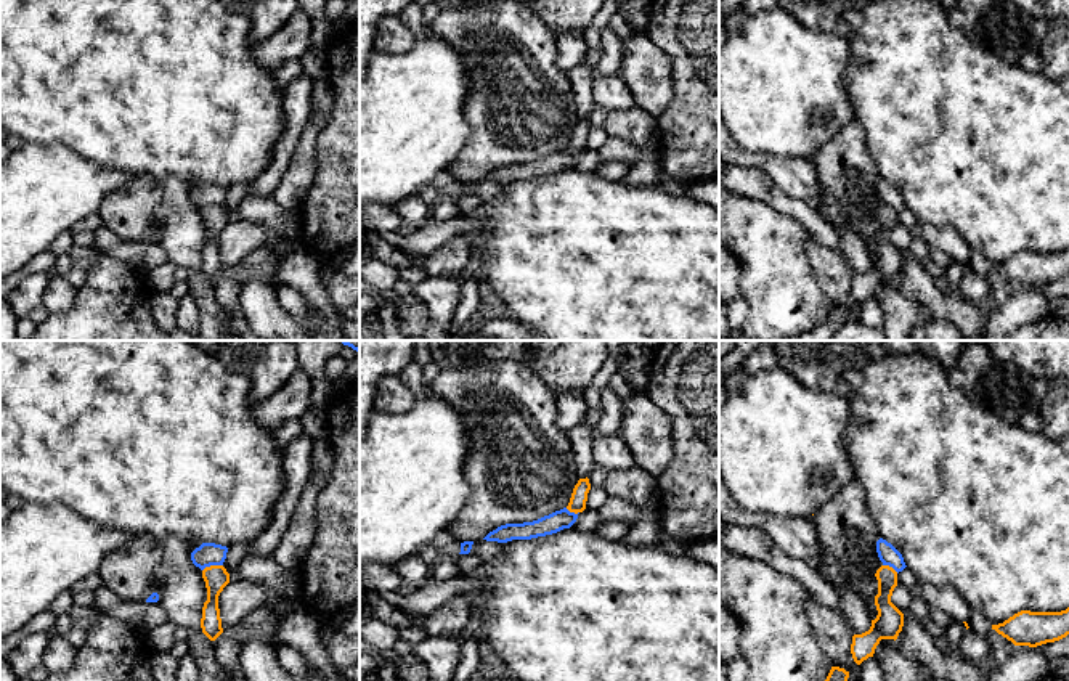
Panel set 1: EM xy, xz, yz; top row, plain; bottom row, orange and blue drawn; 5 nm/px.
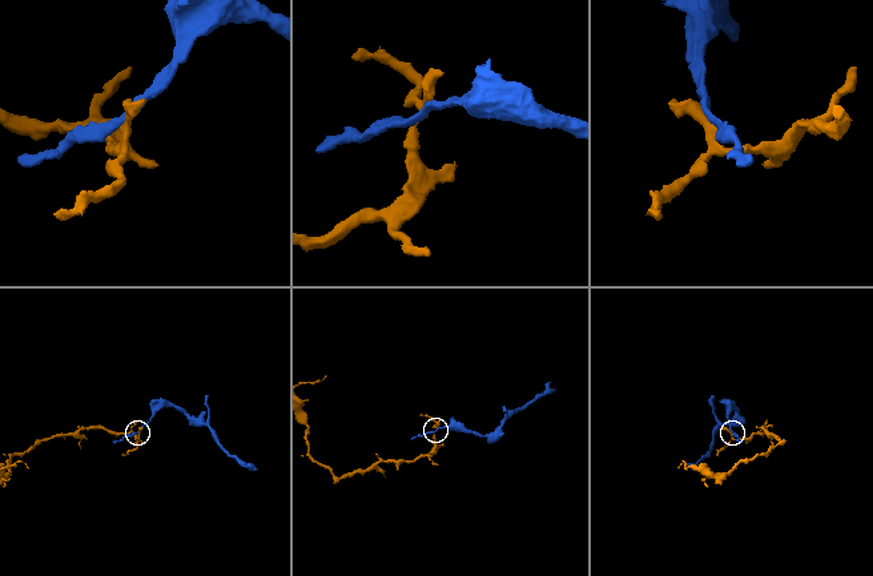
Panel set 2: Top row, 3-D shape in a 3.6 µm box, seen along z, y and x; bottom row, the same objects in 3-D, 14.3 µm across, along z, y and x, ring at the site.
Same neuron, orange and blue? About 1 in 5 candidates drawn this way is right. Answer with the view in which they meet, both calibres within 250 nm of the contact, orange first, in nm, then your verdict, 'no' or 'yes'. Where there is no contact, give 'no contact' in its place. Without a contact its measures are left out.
contact in xy; calibres 120 and 120 nm; no

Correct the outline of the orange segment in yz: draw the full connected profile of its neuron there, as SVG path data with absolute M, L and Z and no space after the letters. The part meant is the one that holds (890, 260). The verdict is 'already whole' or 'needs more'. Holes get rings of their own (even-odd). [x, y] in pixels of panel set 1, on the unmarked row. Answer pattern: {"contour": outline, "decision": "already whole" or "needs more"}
{"contour": "M881 206L875 217L878 220L878 234L875 236L878 255L872 260L868 271L852 276L851 294L857 305L873 297L881 279L896 281L904 267L904 254L891 243L897 226L897 212L889 206Z", "decision": "already whole"}

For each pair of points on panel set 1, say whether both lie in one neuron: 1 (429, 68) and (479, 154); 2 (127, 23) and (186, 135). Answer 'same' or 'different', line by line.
1: different
2: same

